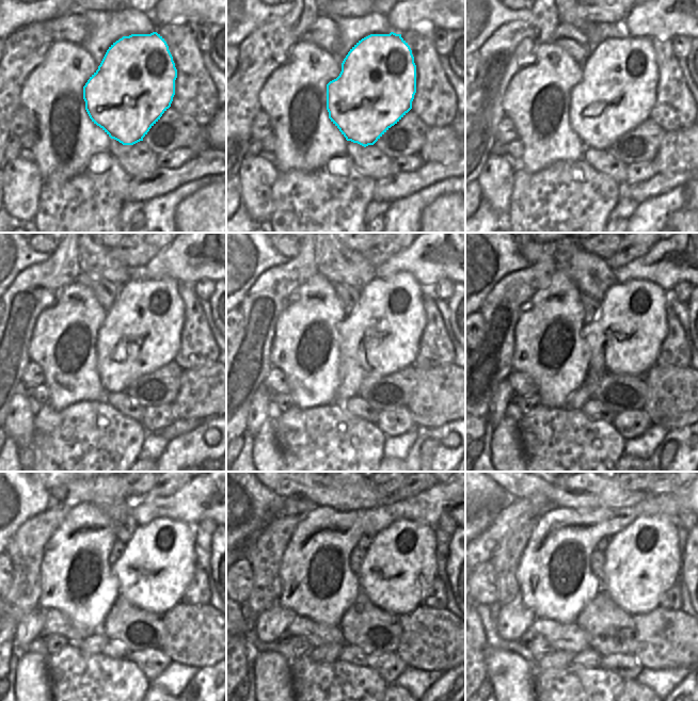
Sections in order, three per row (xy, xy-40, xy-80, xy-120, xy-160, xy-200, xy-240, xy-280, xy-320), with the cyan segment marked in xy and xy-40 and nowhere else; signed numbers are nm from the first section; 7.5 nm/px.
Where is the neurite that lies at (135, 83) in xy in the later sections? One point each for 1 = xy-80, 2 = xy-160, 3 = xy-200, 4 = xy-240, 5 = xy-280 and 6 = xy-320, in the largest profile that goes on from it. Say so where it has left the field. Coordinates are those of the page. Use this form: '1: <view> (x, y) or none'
1: xy-80 (617, 92)
2: xy-160 (381, 335)
3: xy-200 (627, 336)
4: xy-240 (158, 563)
5: xy-280 (400, 564)
6: xy-320 (641, 562)

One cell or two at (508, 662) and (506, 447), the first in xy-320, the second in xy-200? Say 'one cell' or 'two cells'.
one cell

